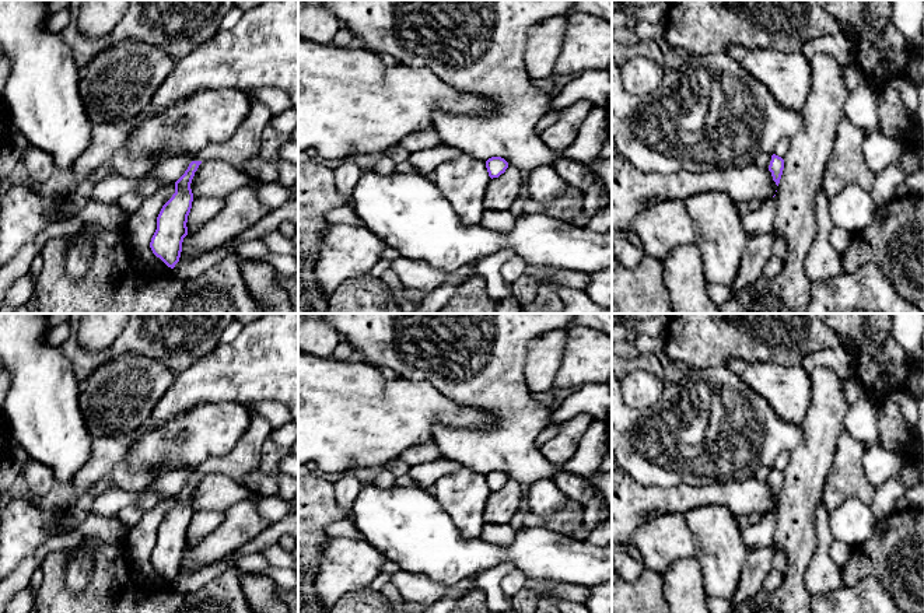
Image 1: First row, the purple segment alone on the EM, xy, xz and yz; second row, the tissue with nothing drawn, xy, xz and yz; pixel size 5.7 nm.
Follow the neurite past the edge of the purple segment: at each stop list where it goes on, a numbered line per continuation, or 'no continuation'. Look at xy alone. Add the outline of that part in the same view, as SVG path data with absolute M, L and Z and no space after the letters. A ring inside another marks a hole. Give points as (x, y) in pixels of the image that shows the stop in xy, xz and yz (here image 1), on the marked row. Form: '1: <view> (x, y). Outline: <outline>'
no continuation

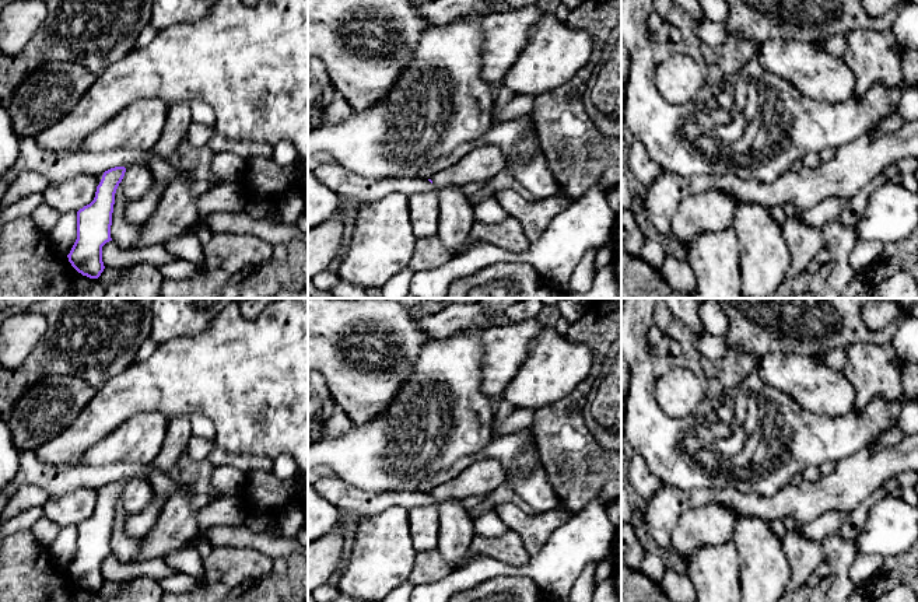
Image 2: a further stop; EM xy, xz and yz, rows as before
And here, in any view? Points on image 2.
1: xz (484, 163). Outline: M480 146L469 151L458 167L437 172L430 179L437 186L483 182L507 169L507 158L495 146Z

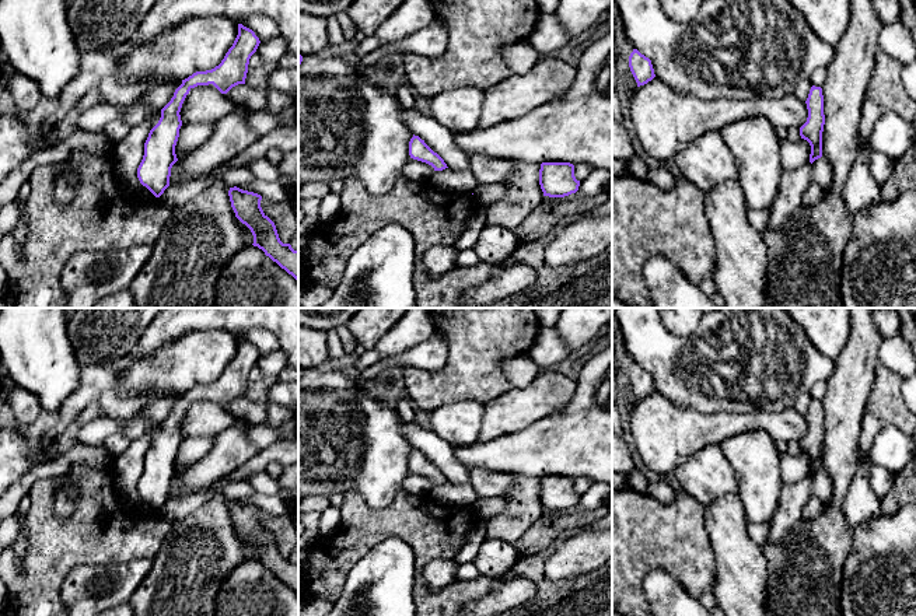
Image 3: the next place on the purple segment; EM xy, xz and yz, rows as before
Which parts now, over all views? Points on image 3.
no continuation

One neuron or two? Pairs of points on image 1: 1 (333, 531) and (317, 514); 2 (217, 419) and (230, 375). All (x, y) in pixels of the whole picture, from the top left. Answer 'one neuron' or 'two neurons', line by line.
1: two neurons
2: two neurons

